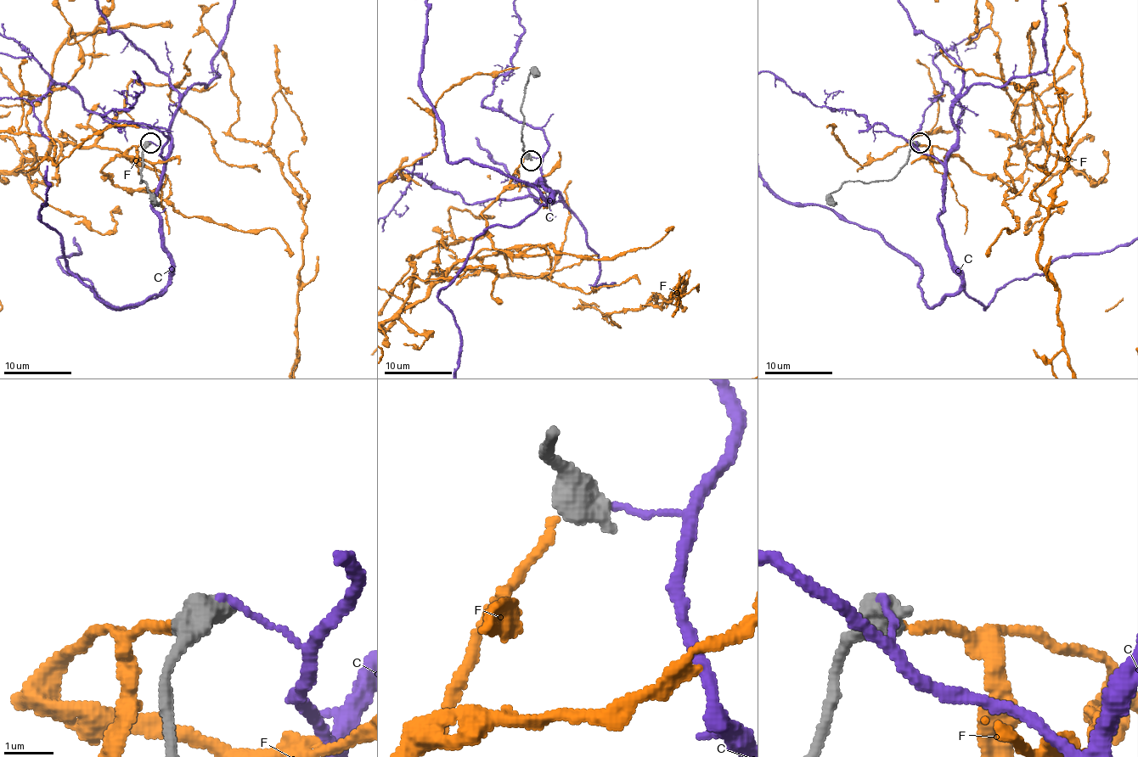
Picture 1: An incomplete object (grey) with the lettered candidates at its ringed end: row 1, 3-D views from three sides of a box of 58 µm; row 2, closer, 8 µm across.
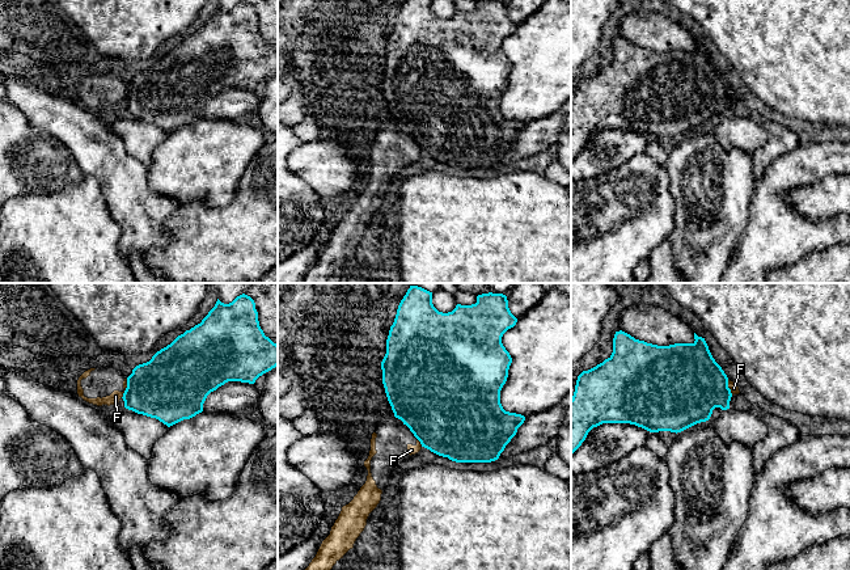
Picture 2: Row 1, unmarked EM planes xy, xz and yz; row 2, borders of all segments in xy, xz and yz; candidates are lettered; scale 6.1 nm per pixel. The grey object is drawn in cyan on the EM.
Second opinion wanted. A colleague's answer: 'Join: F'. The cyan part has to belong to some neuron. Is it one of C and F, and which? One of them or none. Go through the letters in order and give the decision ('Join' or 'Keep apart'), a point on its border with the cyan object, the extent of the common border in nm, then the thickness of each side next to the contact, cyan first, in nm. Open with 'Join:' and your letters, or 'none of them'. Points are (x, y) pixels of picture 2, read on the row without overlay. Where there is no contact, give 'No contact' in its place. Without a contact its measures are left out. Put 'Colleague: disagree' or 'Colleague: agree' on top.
Colleague: disagree
Join: none of them
C: Keep apart. No contact
F: Keep apart. Touches cyan at xy (126, 94). Shared border 130 nm. Thickness 400 nm (cyan) against 70 nm

